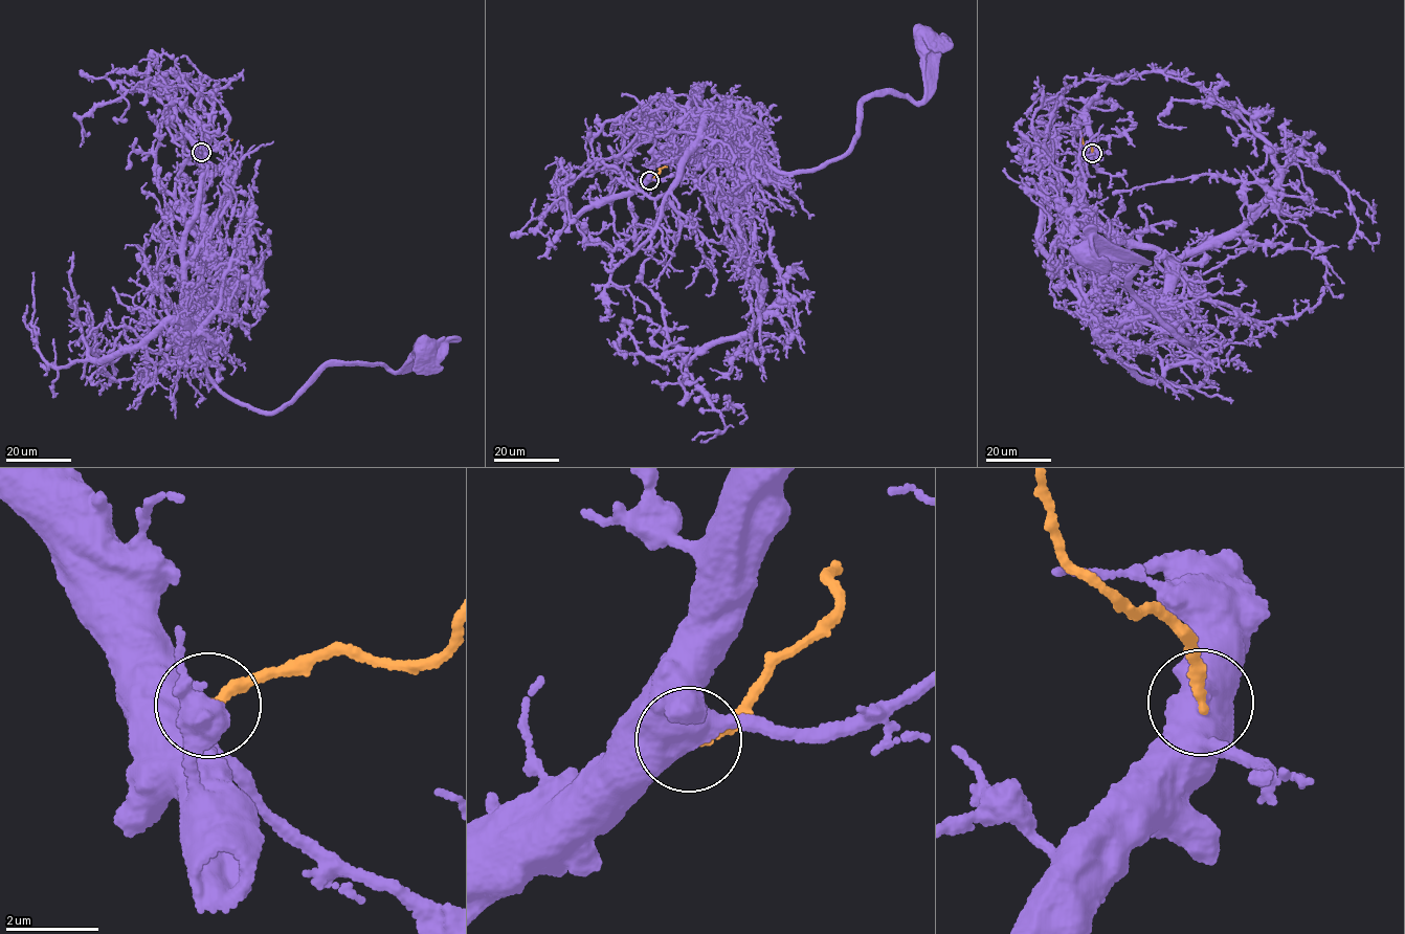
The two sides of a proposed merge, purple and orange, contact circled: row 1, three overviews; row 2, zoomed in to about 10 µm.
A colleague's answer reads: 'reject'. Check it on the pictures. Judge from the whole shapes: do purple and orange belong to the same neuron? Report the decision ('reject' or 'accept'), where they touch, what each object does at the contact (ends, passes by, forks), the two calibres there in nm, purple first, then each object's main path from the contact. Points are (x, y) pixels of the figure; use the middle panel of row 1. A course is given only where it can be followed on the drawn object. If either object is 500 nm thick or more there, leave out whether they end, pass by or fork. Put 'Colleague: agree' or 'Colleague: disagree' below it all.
reject | (649, 180) | 650/240 nm | purple via (649, 180), (669, 148), (720, 195), (765, 164), (822, 167), (849, 150), (866, 101), (923, 98), (924, 32) | orange via (649, 181), (667, 167)
Colleague: agree

